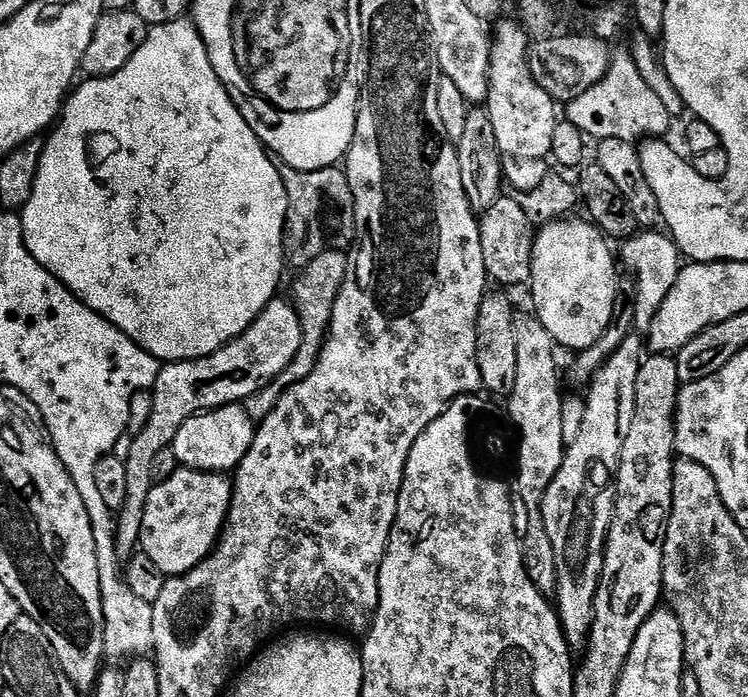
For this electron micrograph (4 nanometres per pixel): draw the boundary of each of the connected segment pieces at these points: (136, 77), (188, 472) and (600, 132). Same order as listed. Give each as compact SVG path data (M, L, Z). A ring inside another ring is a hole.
M181 18L151 25L146 42L134 50L134 58L130 58L130 62L126 62L120 72L113 76L88 78L83 82L85 84L80 89L77 87L69 95L50 135L43 141L44 149L38 162L38 174L34 178L30 202L26 202L19 213L26 250L30 250L34 262L50 270L50 274L54 274L54 278L65 284L83 304L90 306L90 310L122 330L122 334L142 346L142 350L150 353L155 360L197 360L214 354L231 340L237 340L256 321L261 310L277 295L280 275L286 269L284 223L288 199L286 186L278 174L273 157L254 130L250 130L238 106L234 106L226 86L210 62L210 54L200 31L191 19ZM80 144L100 144L100 149L97 152L83 152Z
M192 468L176 469L176 473L160 483L153 483L150 498L146 498L146 514L142 514L139 547L164 572L165 577L181 576L206 559L224 531L232 501L232 480L218 472L195 472Z
M628 50L613 51L612 61L605 77L596 86L591 86L578 98L567 101L567 123L578 126L585 137L599 142L606 138L618 138L639 142L645 138L667 137L668 127L672 124L672 116L668 113L665 97L654 94L646 86L645 79L638 72L634 58Z

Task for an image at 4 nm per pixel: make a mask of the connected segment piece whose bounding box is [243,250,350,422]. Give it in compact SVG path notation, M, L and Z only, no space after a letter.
M337 250L318 254L318 258L314 258L314 262L310 262L305 268L299 269L295 273L296 281L292 284L290 299L292 305L296 307L296 313L304 331L304 344L298 350L294 362L290 362L290 366L286 366L286 370L282 370L282 374L278 374L278 378L274 378L262 390L255 392L250 399L243 401L246 414L250 414L252 420L257 422L264 420L266 414L270 414L270 410L274 410L274 406L278 406L278 398L282 398L282 394L286 394L286 390L290 390L290 386L302 382L302 378L306 378L306 374L310 374L310 370L314 370L324 341L328 338L328 327L334 314L334 302L342 290L349 271L349 253Z

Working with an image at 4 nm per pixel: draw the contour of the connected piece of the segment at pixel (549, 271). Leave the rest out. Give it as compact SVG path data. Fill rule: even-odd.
M584 218L572 219L554 220L537 231L532 255L530 289L532 288L532 304L536 307L533 308L534 315L542 322L542 326L550 330L552 339L561 349L573 348L573 353L579 354L594 346L612 324L618 260L617 257L616 260L612 257L613 245L609 237L605 236L595 224Z

